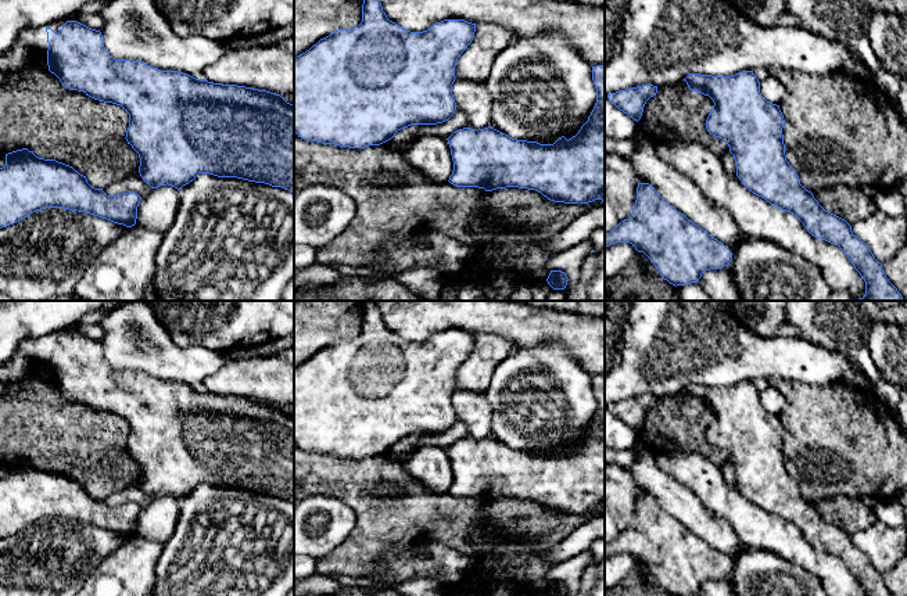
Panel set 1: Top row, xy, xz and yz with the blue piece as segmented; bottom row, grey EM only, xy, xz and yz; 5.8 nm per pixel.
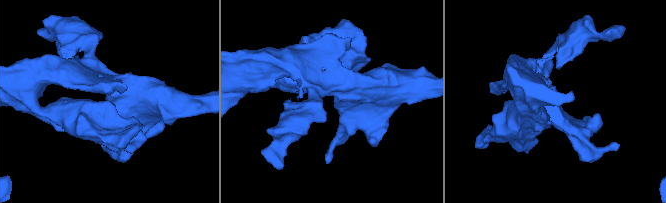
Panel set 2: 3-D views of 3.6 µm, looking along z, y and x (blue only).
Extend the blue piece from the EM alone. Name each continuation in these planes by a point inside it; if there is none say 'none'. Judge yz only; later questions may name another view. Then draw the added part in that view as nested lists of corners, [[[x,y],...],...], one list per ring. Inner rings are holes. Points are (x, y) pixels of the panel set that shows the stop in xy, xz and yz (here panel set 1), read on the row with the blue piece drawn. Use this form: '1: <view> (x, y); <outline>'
none

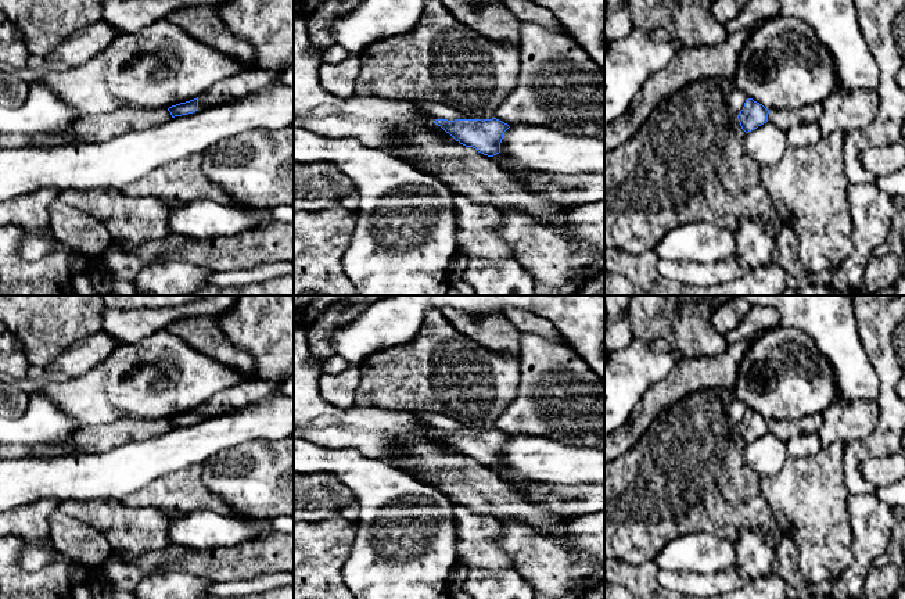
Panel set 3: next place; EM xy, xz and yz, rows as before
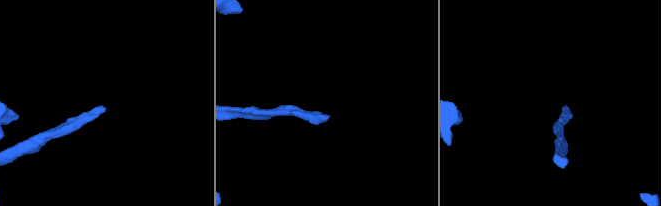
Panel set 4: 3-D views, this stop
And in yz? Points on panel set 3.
none

